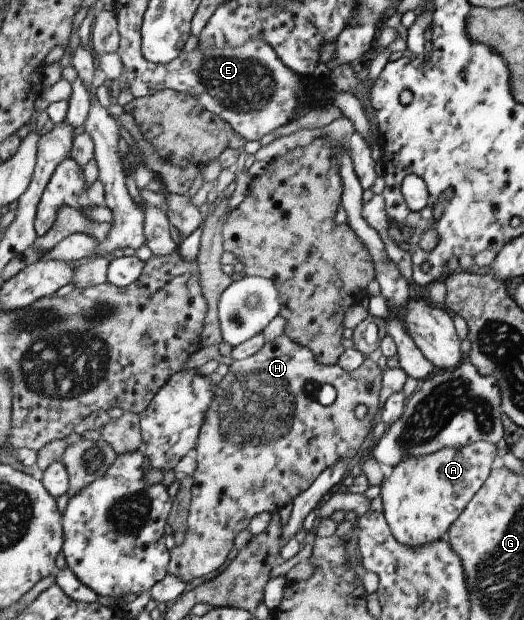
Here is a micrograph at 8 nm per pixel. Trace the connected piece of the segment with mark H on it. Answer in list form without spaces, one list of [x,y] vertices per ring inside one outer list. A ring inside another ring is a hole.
[[[287,334],[277,337],[273,341],[268,341],[255,355],[248,357],[244,360],[237,360],[229,366],[228,372],[222,377],[218,383],[218,388],[214,397],[214,402],[211,404],[206,423],[203,424],[202,433],[199,434],[196,456],[198,459],[198,468],[194,475],[195,485],[192,489],[192,504],[190,507],[190,514],[188,517],[188,530],[187,537],[181,546],[175,545],[171,549],[171,561],[169,566],[169,573],[181,576],[186,582],[193,581],[197,577],[205,577],[213,571],[217,571],[229,557],[229,553],[233,551],[235,539],[239,535],[239,531],[247,531],[251,525],[251,517],[259,515],[261,511],[267,511],[275,514],[279,509],[283,509],[287,503],[293,503],[294,499],[301,495],[305,490],[309,490],[315,480],[325,471],[328,467],[335,465],[342,458],[352,457],[363,439],[367,437],[367,433],[372,429],[373,415],[377,413],[377,405],[379,405],[378,393],[381,384],[381,370],[375,362],[369,358],[364,360],[353,371],[343,369],[338,363],[333,365],[325,365],[318,361],[314,351],[310,347],[297,343],[292,340]],[[331,384],[336,390],[336,399],[328,406],[321,405],[315,397],[315,392],[319,390],[322,385]],[[357,405],[365,405],[366,413],[363,419],[357,419],[353,414],[353,409]]]

